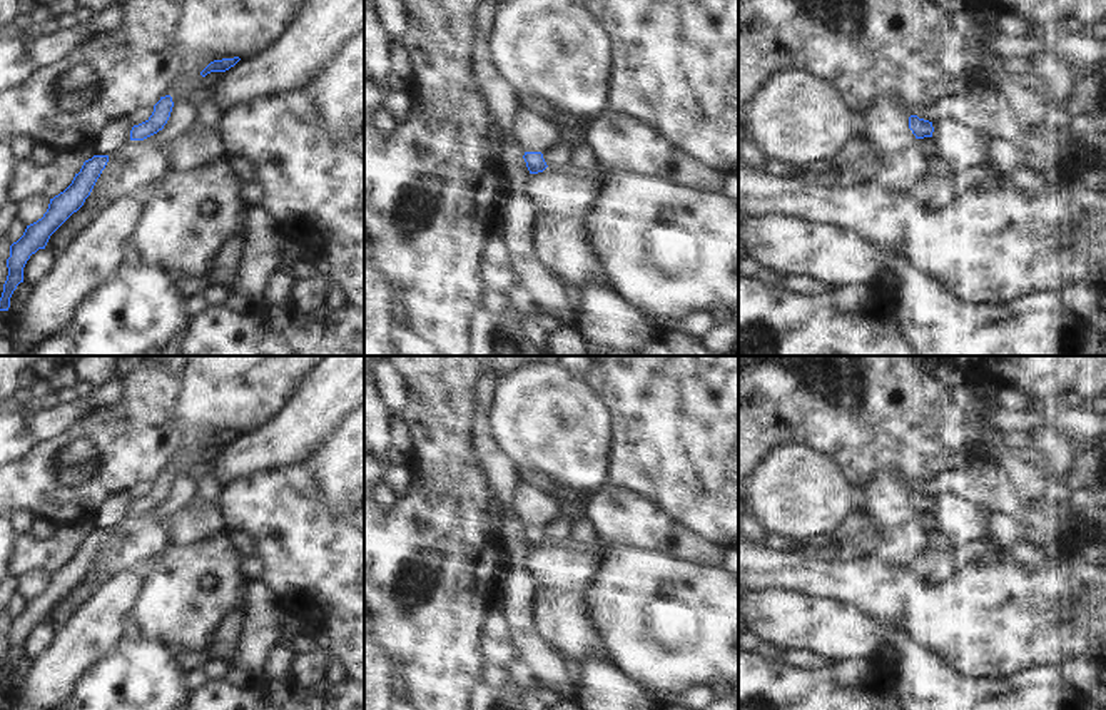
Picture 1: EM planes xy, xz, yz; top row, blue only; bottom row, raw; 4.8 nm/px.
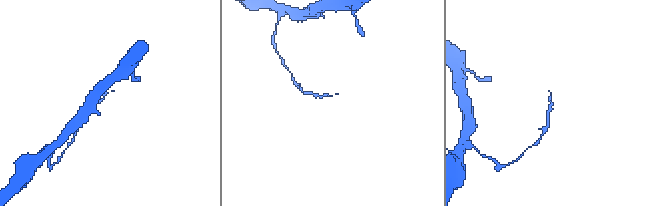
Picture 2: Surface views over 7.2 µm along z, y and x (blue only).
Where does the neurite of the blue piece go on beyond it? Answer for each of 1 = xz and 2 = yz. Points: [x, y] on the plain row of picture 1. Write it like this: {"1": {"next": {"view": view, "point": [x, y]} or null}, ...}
{"1": {"next": null}, "2": {"next": null}}

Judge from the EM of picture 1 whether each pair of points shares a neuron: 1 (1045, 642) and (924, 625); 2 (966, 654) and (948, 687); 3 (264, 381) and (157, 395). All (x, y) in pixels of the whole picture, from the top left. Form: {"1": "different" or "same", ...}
{"1": "same", "2": "different", "3": "different"}

